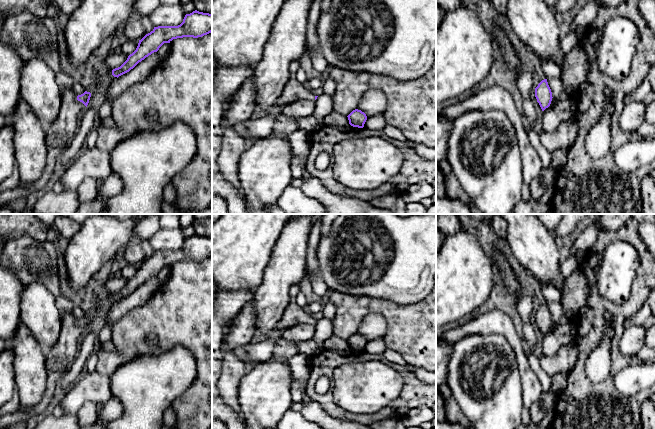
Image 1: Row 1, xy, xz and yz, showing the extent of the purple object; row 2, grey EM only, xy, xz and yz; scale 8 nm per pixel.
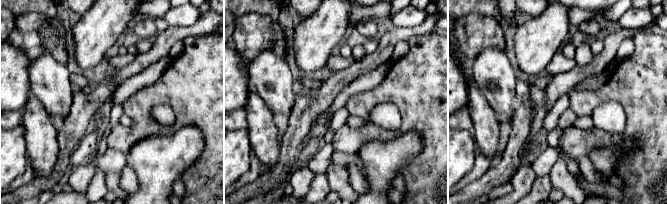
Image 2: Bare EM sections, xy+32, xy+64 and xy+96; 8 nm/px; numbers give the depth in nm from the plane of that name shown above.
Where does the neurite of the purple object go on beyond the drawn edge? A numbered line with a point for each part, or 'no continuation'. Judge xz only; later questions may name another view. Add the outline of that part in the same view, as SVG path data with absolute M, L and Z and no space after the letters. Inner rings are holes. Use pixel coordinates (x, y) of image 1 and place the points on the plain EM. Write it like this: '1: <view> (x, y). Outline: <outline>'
1: xz (294, 315). Outline: M298 285L292 286L290 289L290 301L279 323L279 327L282 330L299 324L315 325L315 319L312 315L305 308L300 307L296 302L296 296L299 291L300 287Z

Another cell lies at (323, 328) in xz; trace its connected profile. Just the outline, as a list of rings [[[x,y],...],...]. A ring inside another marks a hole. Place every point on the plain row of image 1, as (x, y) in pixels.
[[[326,318],[319,319],[315,326],[315,333],[312,339],[308,341],[294,342],[299,353],[309,355],[310,357],[322,350],[326,339],[333,336],[333,323]]]

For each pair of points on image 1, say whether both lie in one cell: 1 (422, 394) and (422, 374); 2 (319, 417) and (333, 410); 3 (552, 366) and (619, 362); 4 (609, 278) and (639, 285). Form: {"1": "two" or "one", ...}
{"1": "two", "2": "two", "3": "two", "4": "two"}

